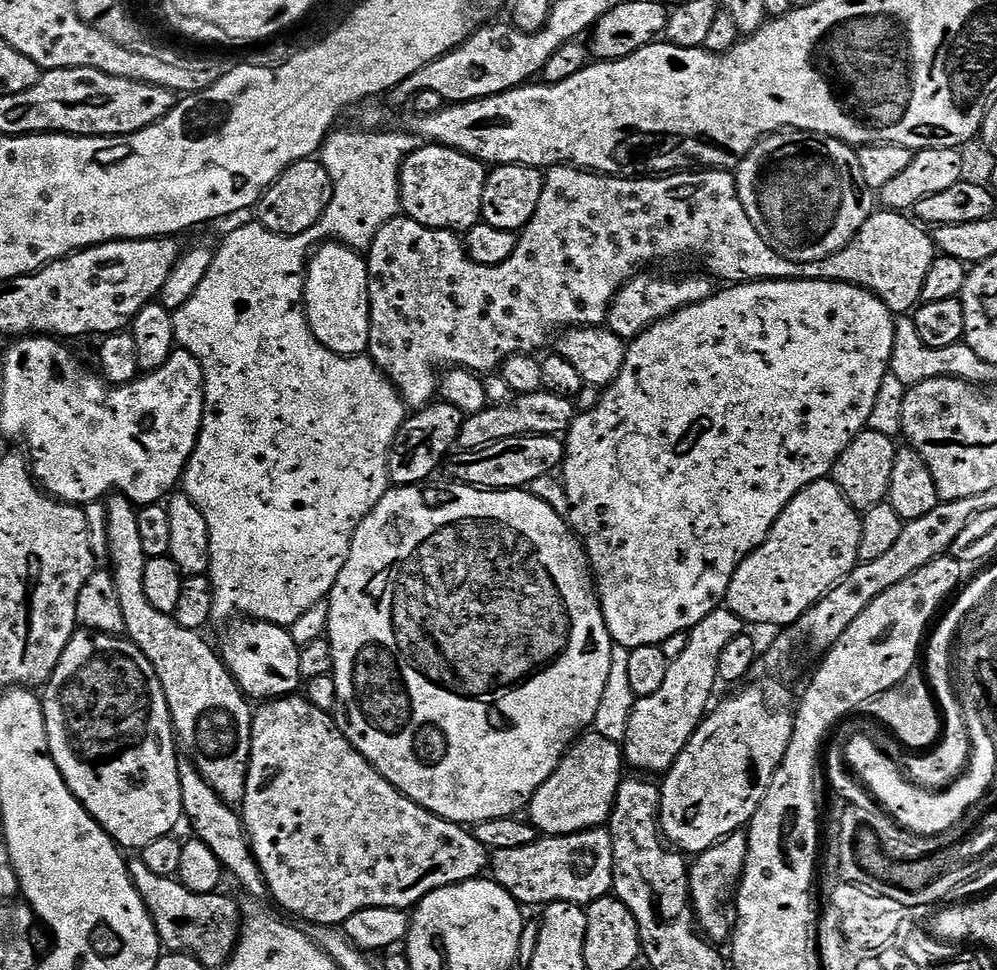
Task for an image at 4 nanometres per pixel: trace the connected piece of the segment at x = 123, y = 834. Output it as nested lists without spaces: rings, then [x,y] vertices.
[[[78,630],[70,638],[58,666],[54,670],[51,680],[48,681],[42,692],[44,706],[44,721],[46,722],[46,734],[48,735],[48,754],[58,766],[66,786],[80,800],[83,808],[90,813],[104,827],[106,834],[116,841],[121,849],[136,848],[142,850],[150,846],[157,838],[173,835],[177,830],[176,823],[181,823],[184,807],[182,806],[182,786],[178,782],[178,766],[181,757],[178,752],[176,729],[172,726],[170,706],[166,702],[166,694],[162,690],[162,682],[158,682],[158,674],[154,674],[154,666],[138,646],[134,646],[131,640],[124,636],[107,636],[101,632],[89,632]]]

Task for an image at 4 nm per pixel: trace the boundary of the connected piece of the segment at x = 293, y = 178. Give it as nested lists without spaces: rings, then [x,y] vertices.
[[[319,159],[299,160],[284,173],[260,197],[258,223],[279,236],[297,236],[308,232],[326,214],[326,206],[332,201],[332,179]]]

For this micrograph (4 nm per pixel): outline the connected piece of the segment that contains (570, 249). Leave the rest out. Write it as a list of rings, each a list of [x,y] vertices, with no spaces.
[[[553,166],[547,169],[544,189],[542,190],[542,198],[538,202],[538,210],[535,214],[532,215],[528,225],[526,225],[525,228],[522,229],[522,231],[519,233],[517,248],[511,254],[510,258],[506,259],[504,262],[502,262],[501,265],[498,266],[475,264],[475,262],[471,260],[471,258],[468,256],[468,253],[465,251],[465,245],[462,243],[461,237],[457,235],[457,233],[447,232],[441,228],[427,228],[418,222],[414,222],[409,218],[409,216],[397,214],[392,220],[387,220],[387,222],[382,226],[382,230],[378,230],[378,234],[374,238],[374,242],[366,250],[366,259],[368,262],[368,289],[370,290],[370,342],[368,343],[367,355],[370,357],[370,359],[372,359],[373,362],[376,363],[377,366],[380,367],[381,372],[383,372],[384,375],[387,376],[393,384],[395,384],[396,389],[400,391],[400,397],[404,400],[405,405],[407,405],[409,409],[419,410],[421,408],[426,408],[429,404],[433,403],[433,401],[435,401],[438,396],[438,373],[441,371],[440,364],[444,364],[443,367],[445,369],[464,368],[469,372],[477,374],[495,373],[497,370],[500,370],[503,364],[516,353],[539,353],[539,348],[544,348],[547,346],[548,339],[550,339],[550,344],[550,341],[553,339],[552,331],[554,331],[555,328],[560,328],[559,330],[567,330],[570,328],[590,328],[593,326],[603,325],[608,319],[608,307],[612,304],[612,299],[615,298],[616,293],[619,292],[620,289],[623,288],[624,285],[627,284],[633,276],[637,275],[638,270],[643,269],[640,268],[643,266],[643,264],[660,264],[663,262],[663,260],[676,260],[679,258],[679,256],[708,256],[709,270],[707,269],[707,271],[711,273],[711,275],[715,277],[717,281],[719,281],[718,279],[724,280],[720,282],[751,282],[754,280],[837,280],[843,284],[857,284],[858,287],[864,288],[868,292],[872,292],[880,299],[881,302],[883,302],[885,306],[887,306],[890,311],[893,312],[893,314],[911,313],[913,309],[915,309],[917,305],[921,303],[920,295],[922,294],[922,286],[926,282],[926,274],[930,274],[930,266],[933,264],[933,262],[936,261],[938,249],[934,243],[933,237],[929,235],[929,233],[927,236],[927,234],[924,233],[927,231],[925,231],[925,229],[921,227],[921,225],[917,223],[915,219],[909,218],[907,215],[905,215],[905,213],[902,212],[894,212],[891,210],[873,211],[871,218],[868,219],[867,222],[862,226],[860,233],[858,233],[858,235],[856,235],[855,238],[852,239],[845,248],[838,250],[838,254],[830,254],[830,258],[819,260],[819,262],[816,264],[799,264],[793,260],[782,258],[782,254],[778,254],[778,250],[774,250],[770,245],[768,245],[768,243],[764,241],[762,234],[760,233],[760,228],[757,227],[756,221],[753,219],[751,211],[749,211],[749,209],[746,207],[745,201],[744,204],[742,201],[740,201],[740,188],[738,185],[736,185],[736,180],[734,177],[732,177],[732,175],[733,173],[731,171],[722,168],[714,168],[711,170],[681,170],[679,172],[669,172],[667,176],[625,178],[622,176],[606,176],[603,174],[597,174],[582,168],[577,168],[575,166]]]

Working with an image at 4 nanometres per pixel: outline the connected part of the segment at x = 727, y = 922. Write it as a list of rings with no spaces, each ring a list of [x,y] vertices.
[[[738,831],[733,836],[727,836],[725,840],[721,840],[713,848],[707,848],[705,852],[699,853],[691,861],[688,881],[692,887],[692,907],[695,908],[698,917],[699,927],[702,929],[703,935],[713,942],[727,941],[730,933],[734,928],[734,920],[731,915],[724,913],[724,907],[729,907],[730,901],[733,899],[734,893],[737,891],[740,878],[744,874],[744,863],[748,857],[748,837],[743,831]]]

